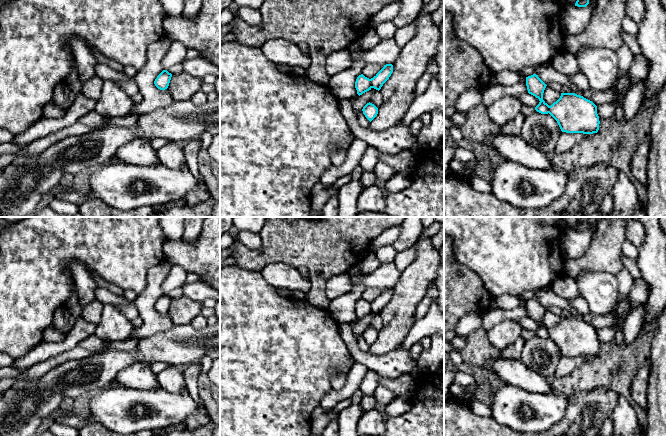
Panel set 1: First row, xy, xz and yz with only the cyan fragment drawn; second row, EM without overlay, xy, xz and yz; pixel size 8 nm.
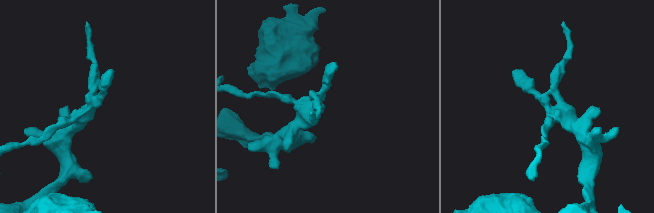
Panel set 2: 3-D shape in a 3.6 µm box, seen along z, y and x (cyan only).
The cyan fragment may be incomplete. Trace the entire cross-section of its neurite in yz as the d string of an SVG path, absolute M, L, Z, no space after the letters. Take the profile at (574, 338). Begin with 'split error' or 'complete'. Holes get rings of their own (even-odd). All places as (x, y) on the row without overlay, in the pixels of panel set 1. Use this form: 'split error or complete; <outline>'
complete; M533 298L526 301L528 317L539 323L535 334L541 338L550 338L558 347L562 356L593 358L599 354L597 330L590 324L575 317L561 317L560 322L549 330L543 324L546 308Z

